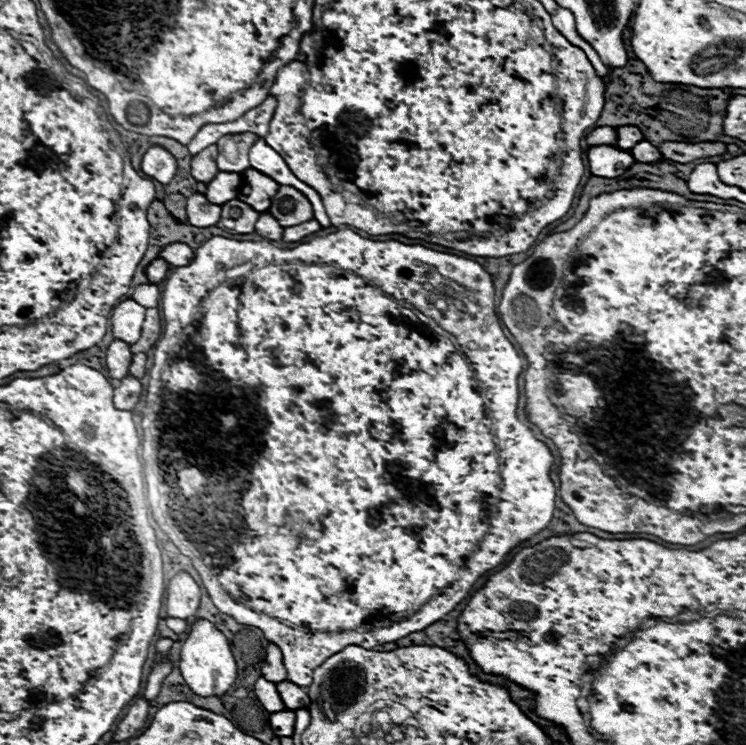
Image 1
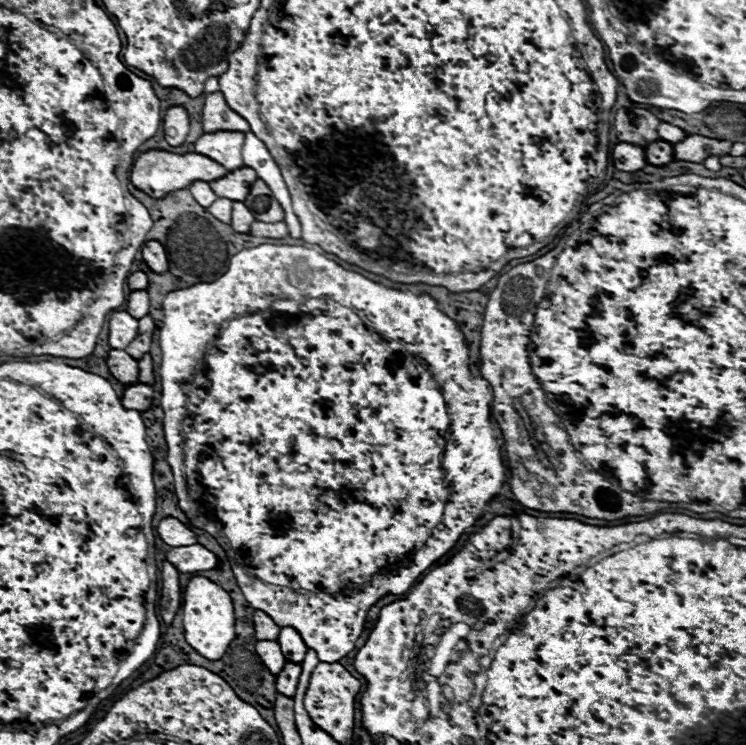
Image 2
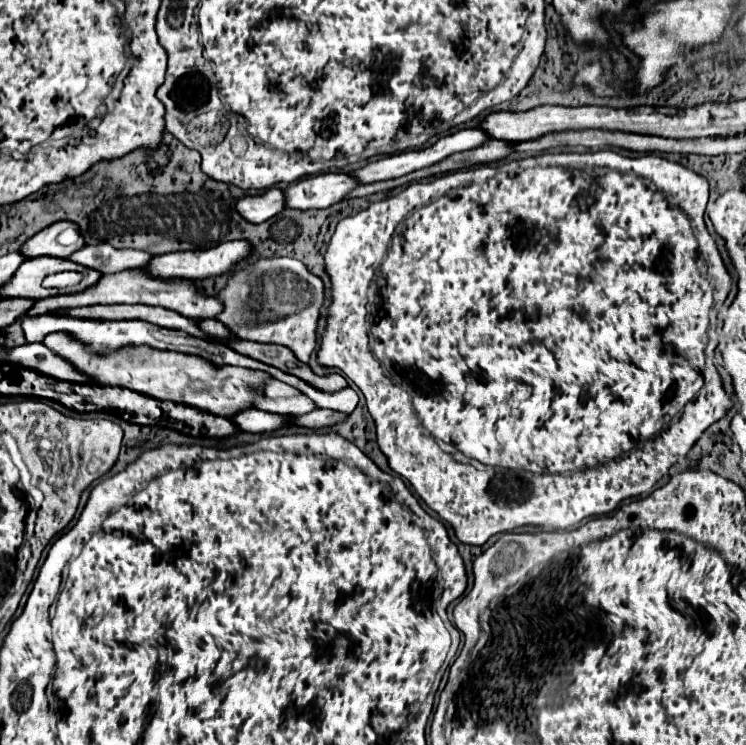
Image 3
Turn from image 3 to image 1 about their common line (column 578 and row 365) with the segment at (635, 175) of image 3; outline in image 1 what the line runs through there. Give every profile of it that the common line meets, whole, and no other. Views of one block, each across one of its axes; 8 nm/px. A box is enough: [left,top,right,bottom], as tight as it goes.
[142,230,556,688]

